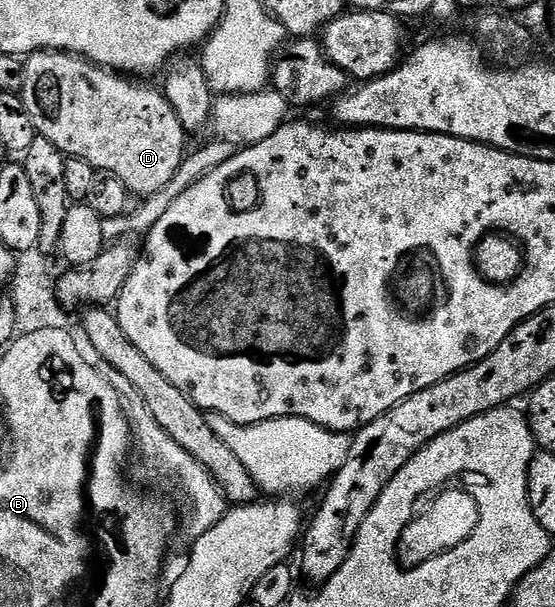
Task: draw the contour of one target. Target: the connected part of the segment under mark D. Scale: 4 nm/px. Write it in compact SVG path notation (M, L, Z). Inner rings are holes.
M32 52L26 57L23 69L25 82L21 95L25 110L29 110L29 118L33 118L35 131L48 139L65 157L76 156L89 162L96 173L106 174L110 179L122 182L135 198L157 194L169 183L169 178L177 174L177 166L181 166L185 155L185 133L181 122L177 122L177 114L171 101L160 89L158 92L145 85L148 83L142 79L128 78L101 68L81 56L71 55L70 52Z

